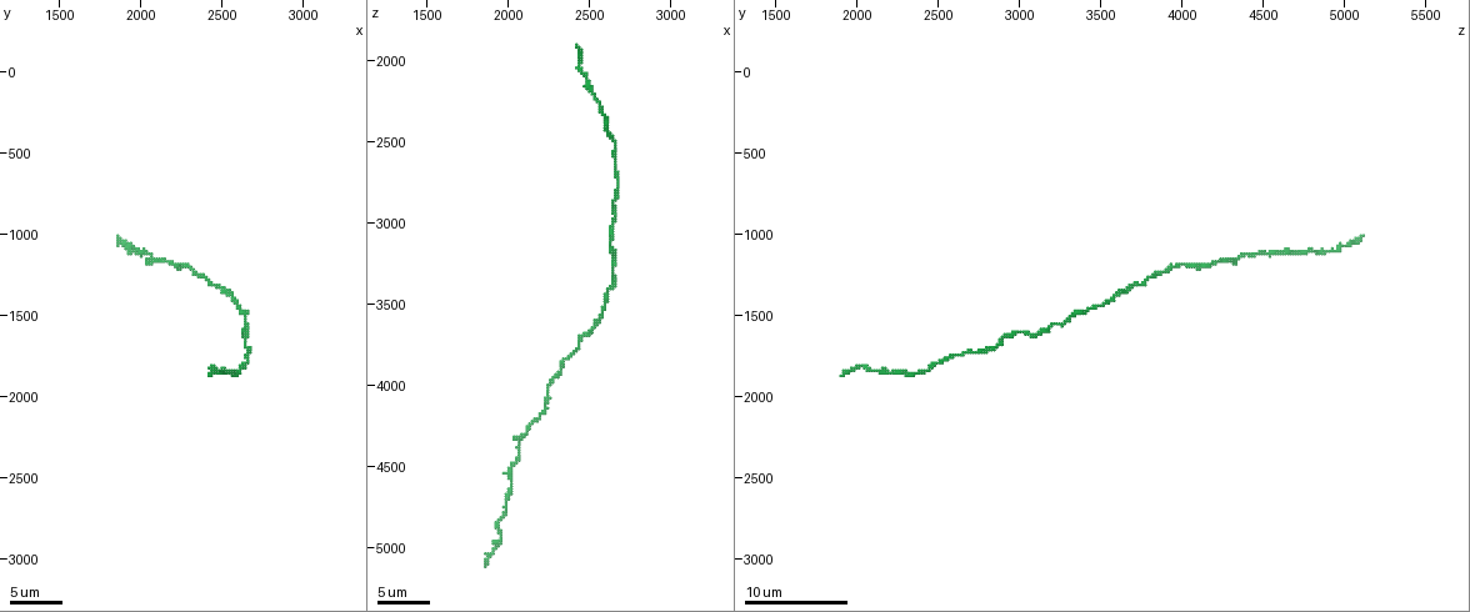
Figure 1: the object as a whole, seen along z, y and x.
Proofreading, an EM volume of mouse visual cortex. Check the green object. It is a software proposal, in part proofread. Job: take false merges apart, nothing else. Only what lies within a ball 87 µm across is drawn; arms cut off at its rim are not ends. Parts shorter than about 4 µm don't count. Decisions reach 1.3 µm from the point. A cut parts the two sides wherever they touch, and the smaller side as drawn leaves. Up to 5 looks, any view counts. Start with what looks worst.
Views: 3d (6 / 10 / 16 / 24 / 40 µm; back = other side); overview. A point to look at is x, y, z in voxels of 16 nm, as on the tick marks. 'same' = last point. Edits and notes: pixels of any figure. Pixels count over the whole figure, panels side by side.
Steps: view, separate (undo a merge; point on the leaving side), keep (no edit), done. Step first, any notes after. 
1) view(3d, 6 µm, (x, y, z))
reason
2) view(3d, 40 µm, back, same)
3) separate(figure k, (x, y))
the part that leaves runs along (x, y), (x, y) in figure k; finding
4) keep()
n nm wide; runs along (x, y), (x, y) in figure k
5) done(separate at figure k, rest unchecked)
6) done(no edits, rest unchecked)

view(3d, 16 µm, (2540, 1840, 2240))
thick turns thin

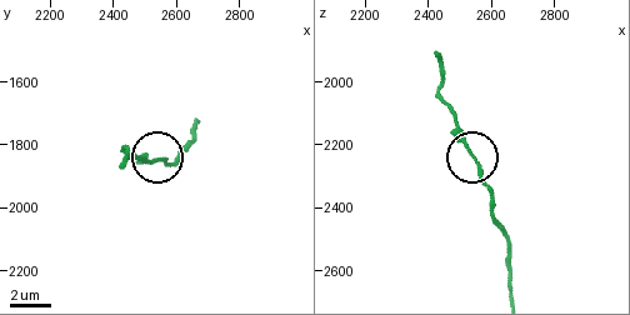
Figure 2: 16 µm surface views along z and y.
keep()
one neuron here

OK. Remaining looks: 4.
view(3d, 10 µm, (1960, 1100, 4920))
thin neck

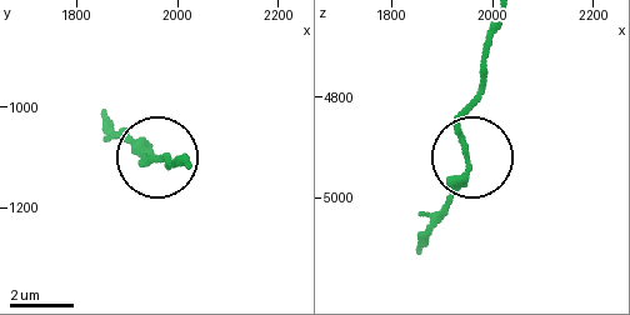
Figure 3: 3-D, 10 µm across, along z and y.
view(3d, 10 µm, back, same)

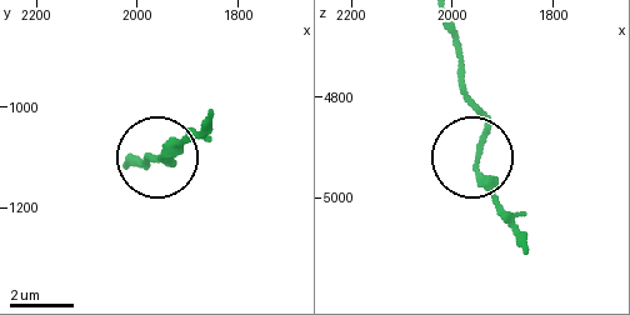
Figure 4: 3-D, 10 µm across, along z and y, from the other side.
keep()
runs along (445, 21), (461, 95), (483, 126), (475, 168), (505, 221) in figure 4; continuous, no second neuron

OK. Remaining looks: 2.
view(3d, 6 µm, (2020, 1120, 4600))
a narrow waist

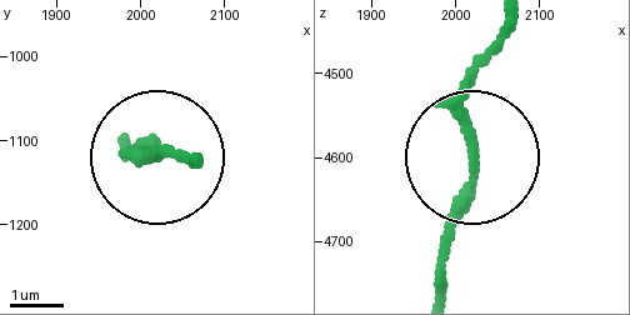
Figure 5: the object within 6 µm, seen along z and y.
keep()
210 nm wide; all the same neuron

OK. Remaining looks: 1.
done(no edits, rest unchecked)

